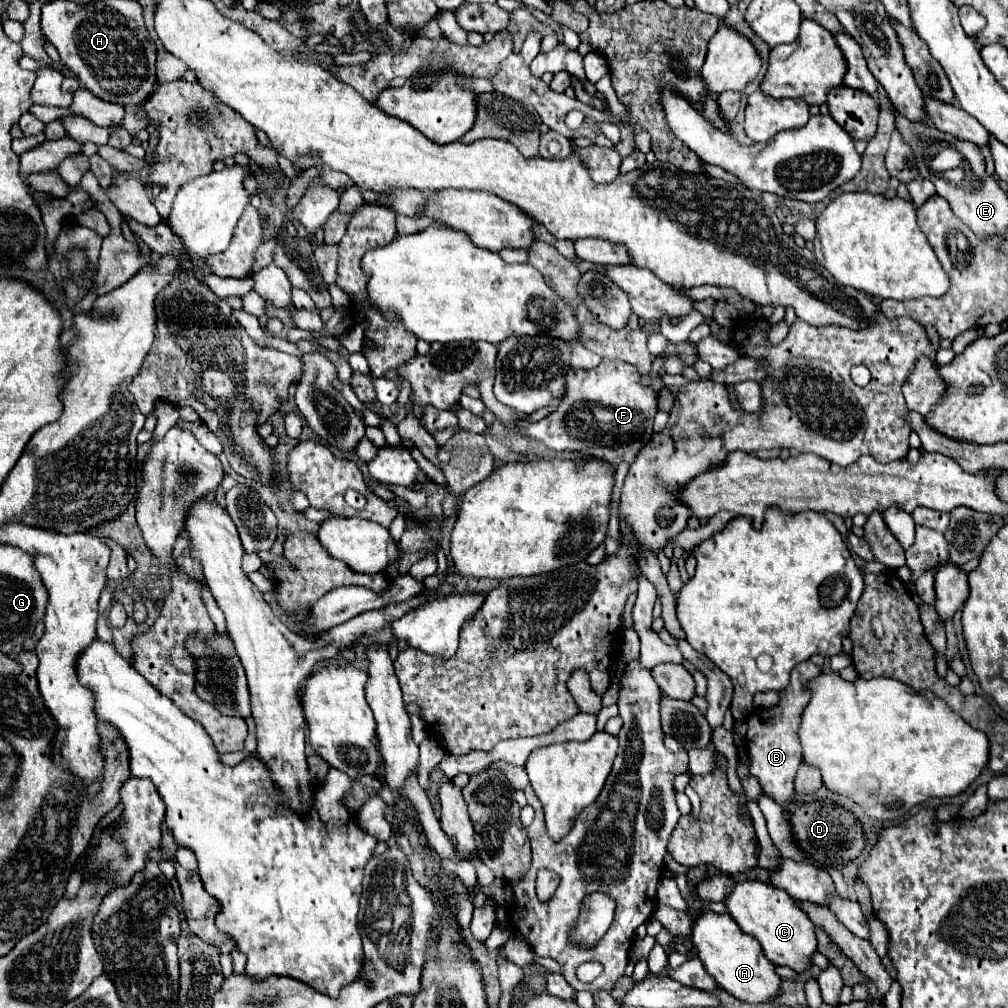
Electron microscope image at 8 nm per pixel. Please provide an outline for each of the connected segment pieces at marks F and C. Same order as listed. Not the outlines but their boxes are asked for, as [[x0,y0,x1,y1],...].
[[521,358,657,466],[723,880,817,972]]

